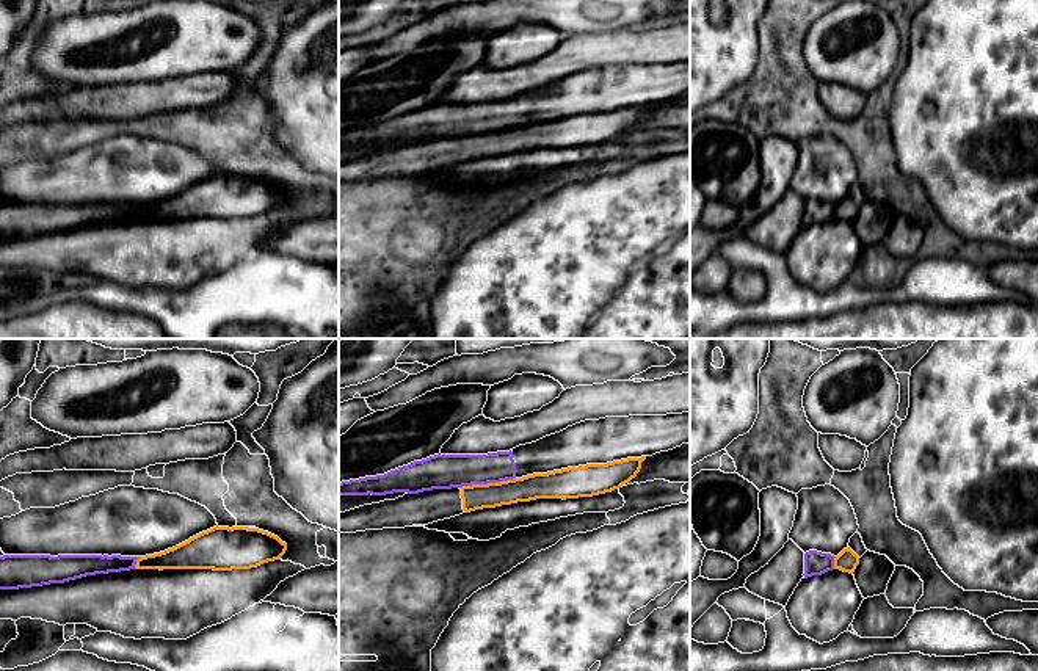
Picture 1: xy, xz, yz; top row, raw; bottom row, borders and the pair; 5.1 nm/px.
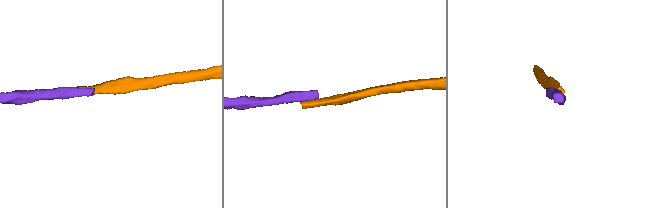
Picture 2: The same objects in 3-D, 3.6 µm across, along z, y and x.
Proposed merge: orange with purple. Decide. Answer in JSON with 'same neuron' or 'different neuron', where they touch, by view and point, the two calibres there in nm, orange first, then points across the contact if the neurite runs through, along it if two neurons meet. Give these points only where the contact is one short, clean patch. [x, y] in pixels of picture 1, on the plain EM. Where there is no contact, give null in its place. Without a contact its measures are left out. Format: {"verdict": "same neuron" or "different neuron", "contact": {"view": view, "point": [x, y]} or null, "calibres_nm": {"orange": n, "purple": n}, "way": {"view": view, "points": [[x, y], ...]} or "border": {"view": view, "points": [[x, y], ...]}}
{"verdict": "different neuron", "contact": {"view": "xz", "point": [488, 132]}, "calibres_nm": {"orange": 130, "purple": 180}, "border": {"view": "xz", "points": [[515, 126], [505, 130], [472, 132], [460, 137]]}}

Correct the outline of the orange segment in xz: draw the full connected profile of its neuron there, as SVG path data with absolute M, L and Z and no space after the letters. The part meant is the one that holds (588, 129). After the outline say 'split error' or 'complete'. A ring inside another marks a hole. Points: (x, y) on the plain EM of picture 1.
M641 107L533 122L500 132L405 143L339 161L339 182L428 174L463 161L536 147L593 146L619 138L641 118Z; split error

